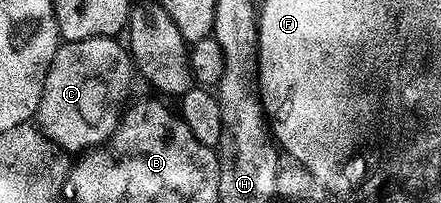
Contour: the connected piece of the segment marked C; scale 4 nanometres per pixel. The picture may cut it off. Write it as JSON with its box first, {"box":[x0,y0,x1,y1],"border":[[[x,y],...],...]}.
{"box":[38,37,134,153],"border":[[[94,37],[73,43],[61,42],[54,53],[54,61],[46,73],[46,81],[42,89],[42,101],[38,112],[40,130],[49,139],[53,139],[65,153],[73,153],[72,151],[84,153],[107,143],[116,132],[116,127],[119,126],[126,104],[129,102],[128,94],[132,91],[132,75],[134,79],[132,57],[119,38]]]}

